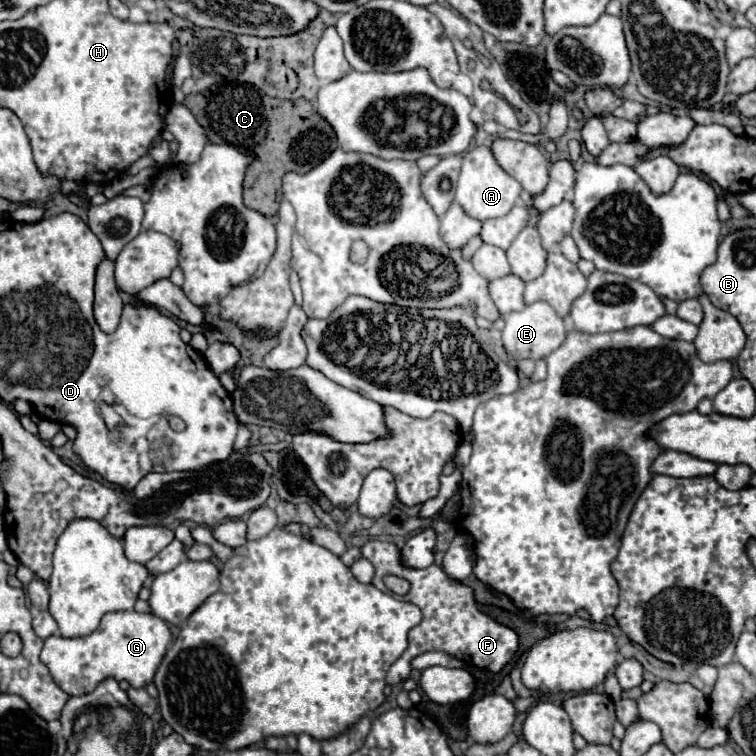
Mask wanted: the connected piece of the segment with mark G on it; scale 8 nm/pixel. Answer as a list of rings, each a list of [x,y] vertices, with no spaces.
[[[132,609],[106,613],[92,635],[70,639],[62,635],[48,637],[40,659],[52,671],[56,685],[68,695],[86,695],[108,677],[114,677],[116,681],[126,679],[132,687],[146,687],[154,679],[156,667],[160,665],[170,641],[172,635],[166,621],[152,613],[136,613]]]

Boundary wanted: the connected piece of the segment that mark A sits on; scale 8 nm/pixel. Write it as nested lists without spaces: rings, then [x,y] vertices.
[[[474,147],[464,155],[462,171],[460,171],[458,185],[456,185],[456,203],[462,205],[466,215],[478,221],[486,221],[492,217],[504,217],[516,205],[520,191],[522,191],[520,183],[496,163],[488,147]]]

